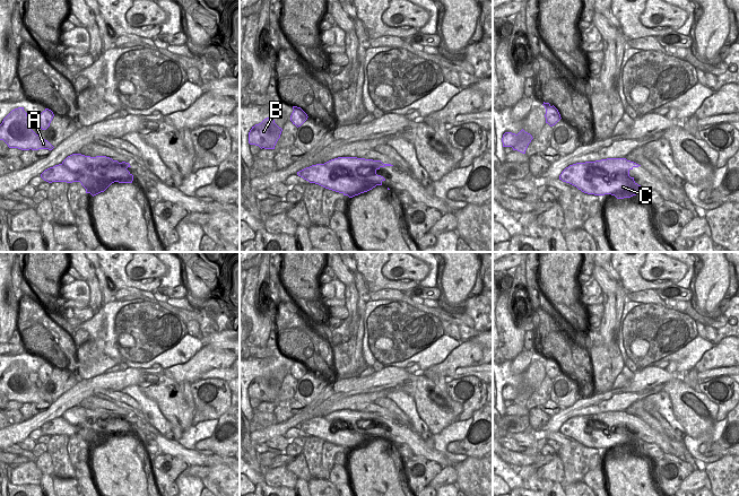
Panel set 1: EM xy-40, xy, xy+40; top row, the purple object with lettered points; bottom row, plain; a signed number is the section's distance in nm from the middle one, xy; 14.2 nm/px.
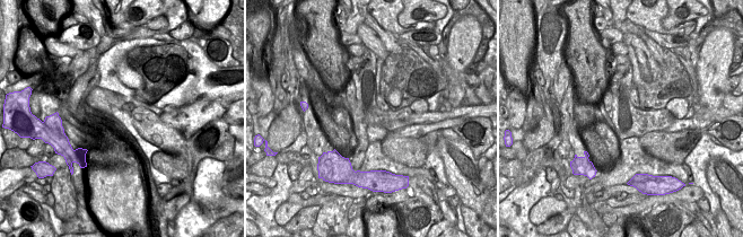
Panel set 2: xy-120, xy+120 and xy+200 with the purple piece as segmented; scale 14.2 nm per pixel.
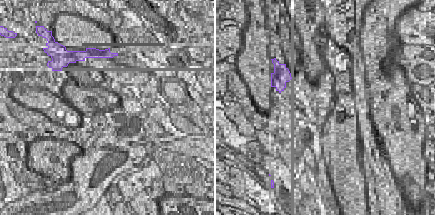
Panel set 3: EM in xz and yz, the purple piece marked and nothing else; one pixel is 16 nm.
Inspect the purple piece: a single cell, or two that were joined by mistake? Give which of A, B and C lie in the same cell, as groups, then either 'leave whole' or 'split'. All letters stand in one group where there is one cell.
groups A B / C; split

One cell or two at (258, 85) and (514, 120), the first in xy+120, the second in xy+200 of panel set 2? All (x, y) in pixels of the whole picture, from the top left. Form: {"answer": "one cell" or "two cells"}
{"answer": "one cell"}

